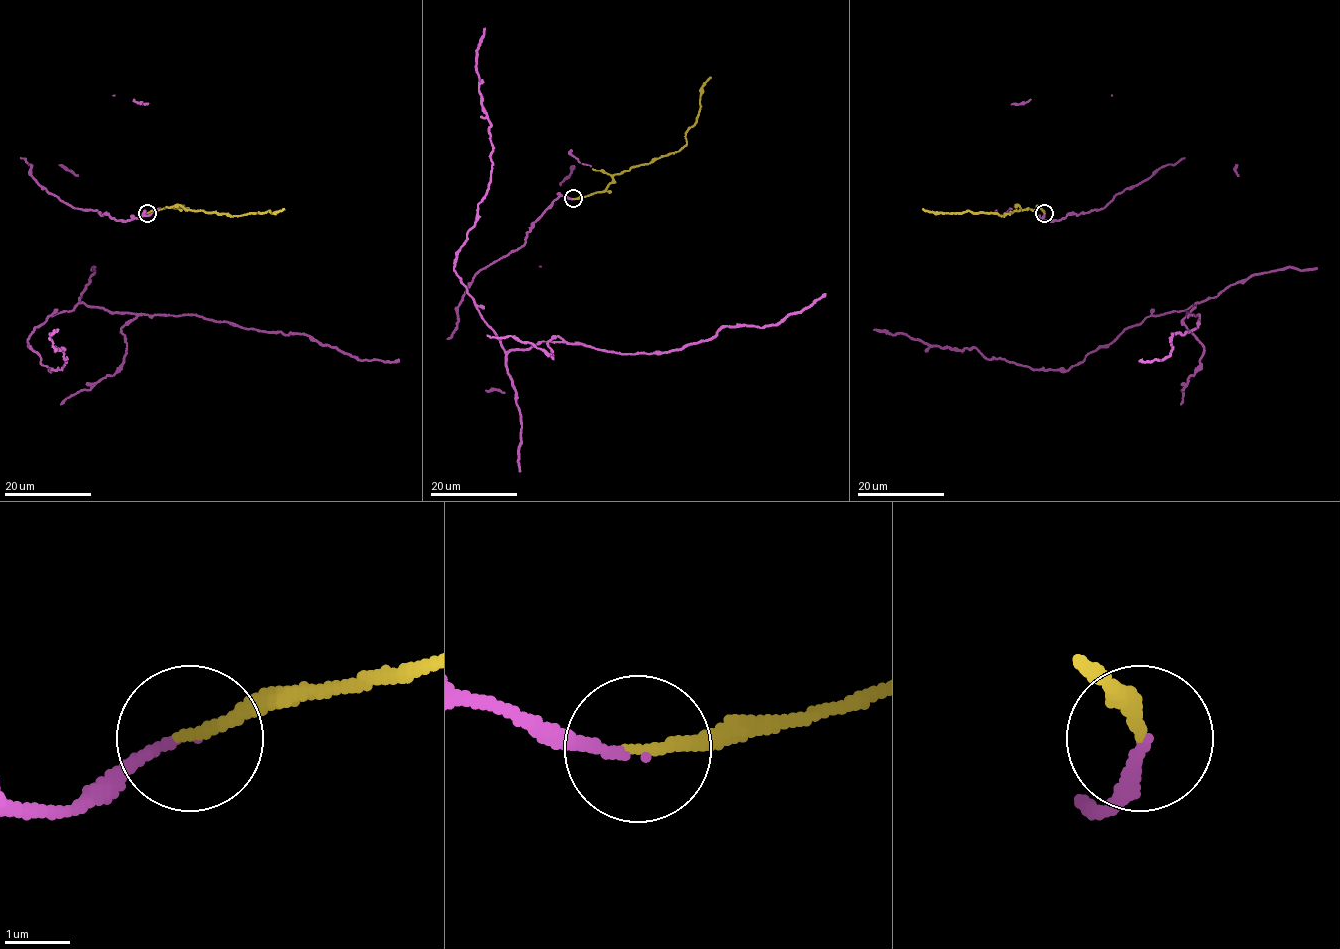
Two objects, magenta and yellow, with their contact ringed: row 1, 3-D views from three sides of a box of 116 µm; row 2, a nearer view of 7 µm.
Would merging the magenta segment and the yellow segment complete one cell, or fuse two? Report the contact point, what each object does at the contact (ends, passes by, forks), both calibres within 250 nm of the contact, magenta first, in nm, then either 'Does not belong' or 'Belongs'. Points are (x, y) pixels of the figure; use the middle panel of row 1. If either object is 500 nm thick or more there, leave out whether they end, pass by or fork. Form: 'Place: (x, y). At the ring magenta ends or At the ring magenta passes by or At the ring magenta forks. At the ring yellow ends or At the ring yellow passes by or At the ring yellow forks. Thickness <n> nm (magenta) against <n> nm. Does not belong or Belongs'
Place: (573, 198). At the ring magenta ends. At the ring yellow ends. Thickness 150 nm (magenta) against 180 nm. Belongs

